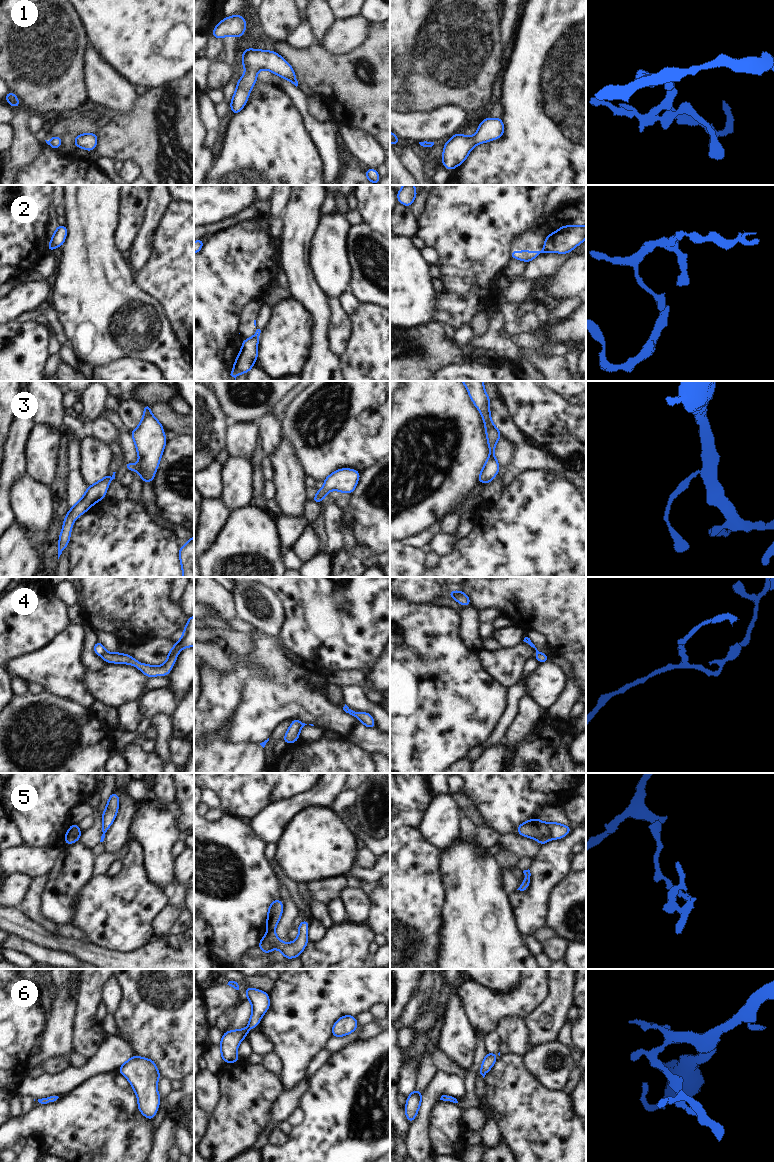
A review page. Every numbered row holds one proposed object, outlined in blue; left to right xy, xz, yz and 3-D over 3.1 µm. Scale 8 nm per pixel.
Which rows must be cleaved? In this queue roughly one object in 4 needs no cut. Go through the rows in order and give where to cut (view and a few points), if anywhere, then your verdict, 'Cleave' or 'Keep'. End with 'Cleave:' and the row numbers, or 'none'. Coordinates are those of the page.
1: No split. Keep
2: Split along yz (543, 248), (546, 251). Cleave
3: No split. Keep
4: Split along xy (105, 651), (101, 655). Cleave
5: Split along yz (547, 824), (552, 838). Cleave
6: No split. Keep
Cleave: 2, 4, 5.

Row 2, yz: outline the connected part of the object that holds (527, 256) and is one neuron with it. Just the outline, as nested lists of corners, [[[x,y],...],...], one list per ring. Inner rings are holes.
[[[544,248],[541,251],[510,251],[510,258],[516,258],[529,263],[532,259],[545,252]]]

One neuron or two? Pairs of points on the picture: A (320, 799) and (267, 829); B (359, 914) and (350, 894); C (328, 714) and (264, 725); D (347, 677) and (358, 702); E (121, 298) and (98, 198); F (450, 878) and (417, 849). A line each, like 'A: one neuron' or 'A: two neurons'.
A: one neuron
B: one neuron
C: one neuron
D: two neurons
E: one neuron
F: two neurons

